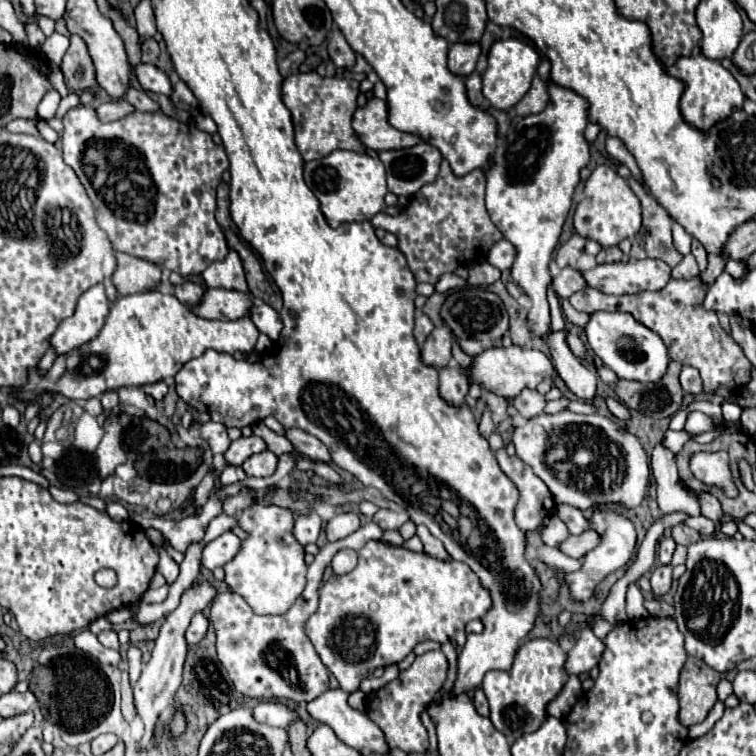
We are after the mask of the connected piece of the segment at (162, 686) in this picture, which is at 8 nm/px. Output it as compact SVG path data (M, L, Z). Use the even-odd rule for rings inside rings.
M195 583L191 589L187 589L181 597L181 605L165 617L165 623L161 625L161 633L155 639L155 649L153 649L153 657L149 663L145 663L141 679L133 685L133 693L135 693L135 705L137 711L141 715L141 719L145 721L145 735L141 739L141 747L147 749L153 743L153 723L157 723L157 719L161 717L161 713L171 705L179 685L181 685L181 673L183 673L183 663L185 663L185 655L187 655L187 643L185 643L185 627L189 625L189 619L197 613L203 611L203 607L207 607L211 601L215 599L215 589L211 587L211 583Z

